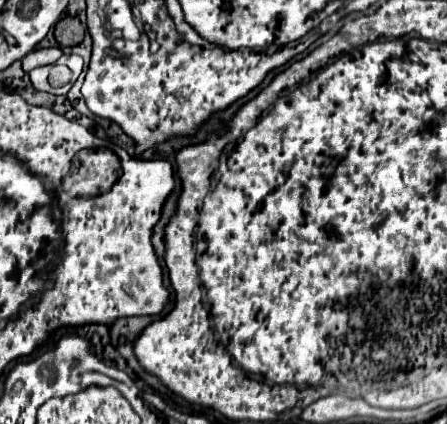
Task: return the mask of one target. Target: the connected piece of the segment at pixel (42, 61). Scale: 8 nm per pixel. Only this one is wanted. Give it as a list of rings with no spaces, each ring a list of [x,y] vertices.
[[[49,47],[49,49],[35,49],[35,53],[29,53],[21,63],[23,63],[23,71],[31,71],[35,67],[43,67],[43,65],[53,65],[59,57],[63,55],[63,51],[59,47]]]

